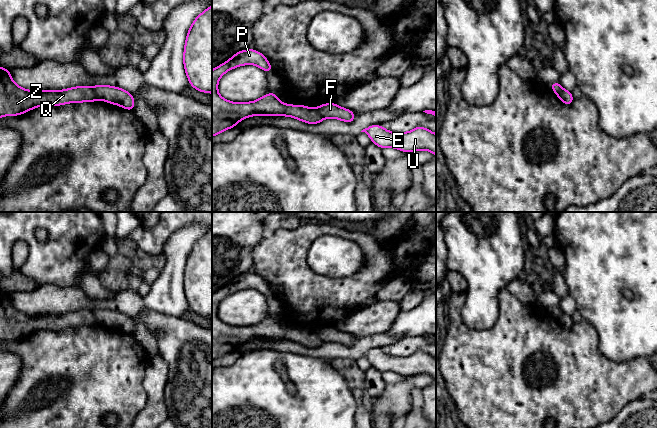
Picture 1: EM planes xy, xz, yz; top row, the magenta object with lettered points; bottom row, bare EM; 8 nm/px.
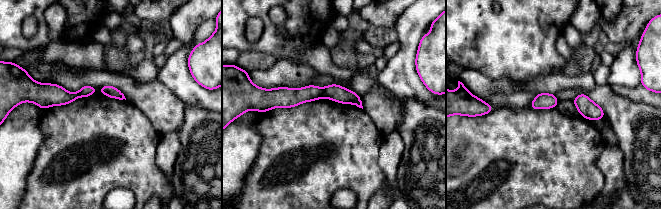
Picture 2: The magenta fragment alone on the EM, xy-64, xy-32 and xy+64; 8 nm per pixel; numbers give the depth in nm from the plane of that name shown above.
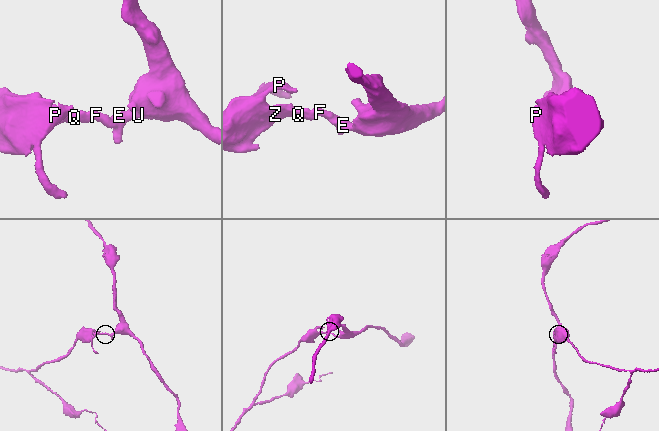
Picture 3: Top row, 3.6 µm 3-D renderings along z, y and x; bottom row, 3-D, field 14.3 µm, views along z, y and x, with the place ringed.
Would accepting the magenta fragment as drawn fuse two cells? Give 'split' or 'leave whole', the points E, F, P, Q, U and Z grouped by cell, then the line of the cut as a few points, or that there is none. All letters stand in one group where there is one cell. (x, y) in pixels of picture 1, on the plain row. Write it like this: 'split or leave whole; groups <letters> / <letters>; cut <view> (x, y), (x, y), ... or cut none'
split; groups E F U / P Q Z; cut xy (91, 311), (99, 322)

